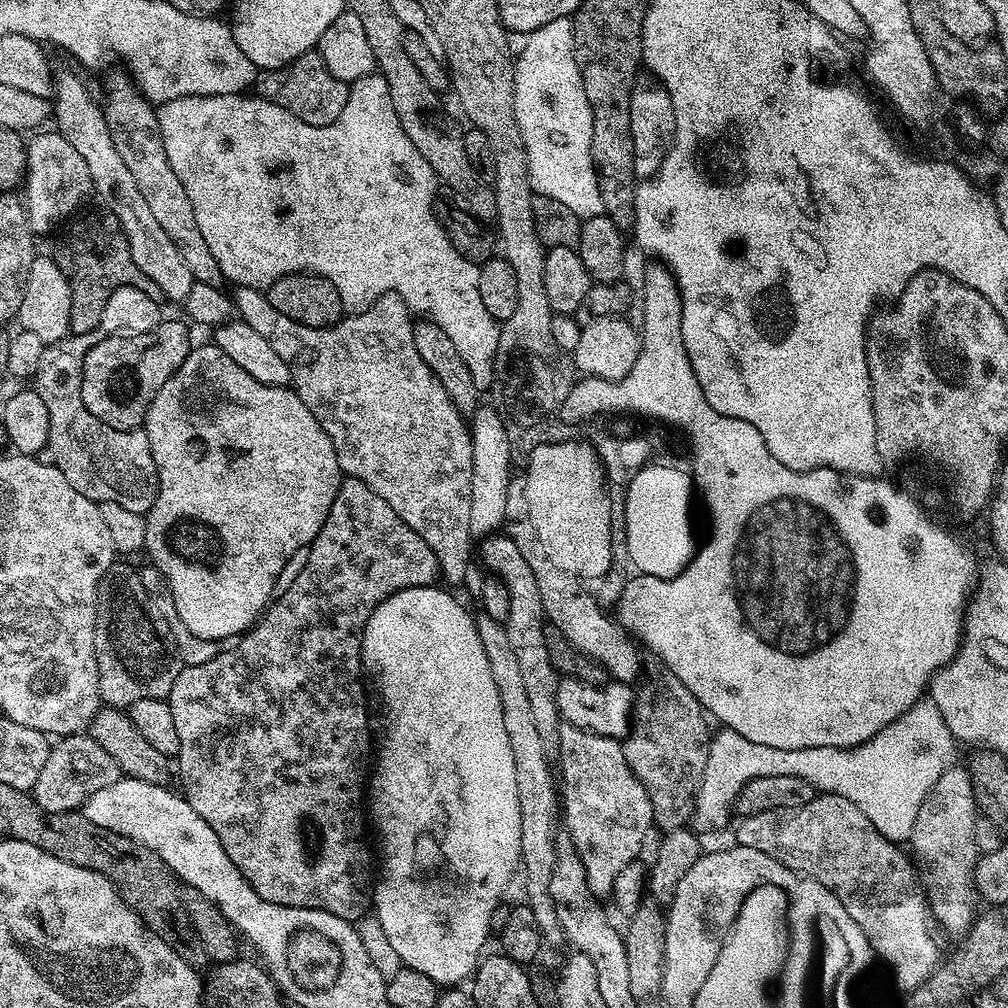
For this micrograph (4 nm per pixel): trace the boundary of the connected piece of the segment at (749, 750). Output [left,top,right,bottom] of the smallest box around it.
[691,698,958,842]

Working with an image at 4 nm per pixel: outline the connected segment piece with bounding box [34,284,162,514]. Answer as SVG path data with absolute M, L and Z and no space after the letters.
M135 284L114 290L106 302L106 310L102 310L102 322L98 322L96 330L81 336L69 334L57 344L44 347L34 377L34 391L42 398L46 414L50 414L51 463L78 494L100 504L118 502L118 506L141 514L152 507L160 485L148 435L143 427L130 428L122 434L121 429L103 424L86 410L82 402L82 366L88 351L103 337L154 330L162 319L159 303L157 297L146 294Z

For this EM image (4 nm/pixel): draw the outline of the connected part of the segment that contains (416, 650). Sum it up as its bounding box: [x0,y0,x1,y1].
[360,586,522,986]

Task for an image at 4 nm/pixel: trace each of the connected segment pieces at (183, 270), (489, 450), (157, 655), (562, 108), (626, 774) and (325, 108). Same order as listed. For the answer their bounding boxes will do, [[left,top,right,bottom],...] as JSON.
[[54,71,194,302],[470,407,512,538],[96,574,182,710],[514,16,604,218],[558,723,654,898],[254,51,349,126]]

